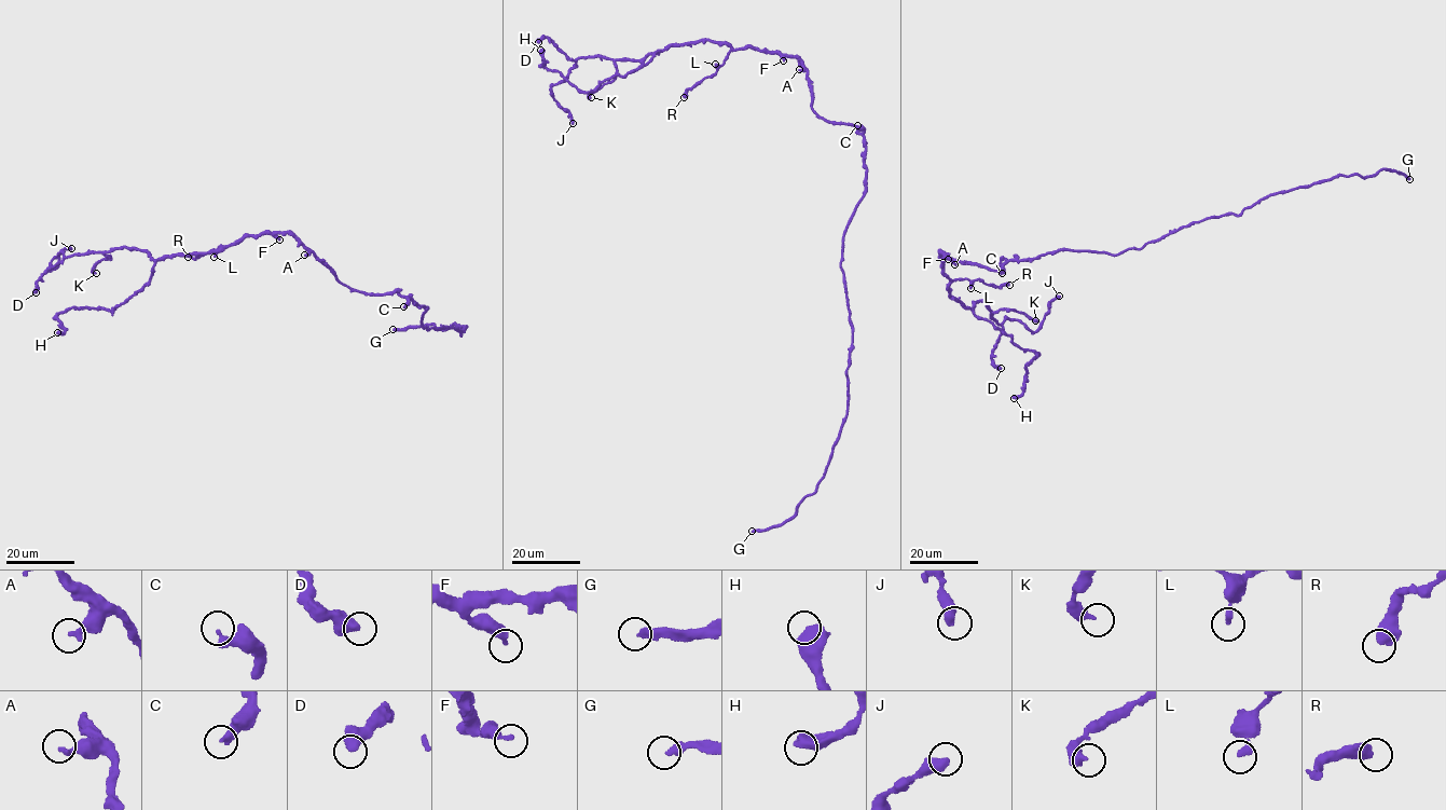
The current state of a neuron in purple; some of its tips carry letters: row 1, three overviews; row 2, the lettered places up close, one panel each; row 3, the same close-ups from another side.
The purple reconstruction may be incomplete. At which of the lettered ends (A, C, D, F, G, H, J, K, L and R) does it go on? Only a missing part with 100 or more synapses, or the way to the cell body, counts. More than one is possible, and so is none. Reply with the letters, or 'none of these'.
G

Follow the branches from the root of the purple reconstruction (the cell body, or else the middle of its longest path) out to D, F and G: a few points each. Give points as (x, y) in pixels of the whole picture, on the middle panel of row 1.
D: (855, 127), (813, 110), (808, 71), (797, 57), (707, 40), (637, 59), (573, 60), (546, 37), (538, 42)
F: (855, 127), (832, 124), (821, 117), (812, 107), (808, 71), (802, 62), (787, 56), (783, 60)
G: (855, 127), (866, 186), (840, 262), (853, 339), (847, 414), (816, 490), (793, 517), (752, 531)

